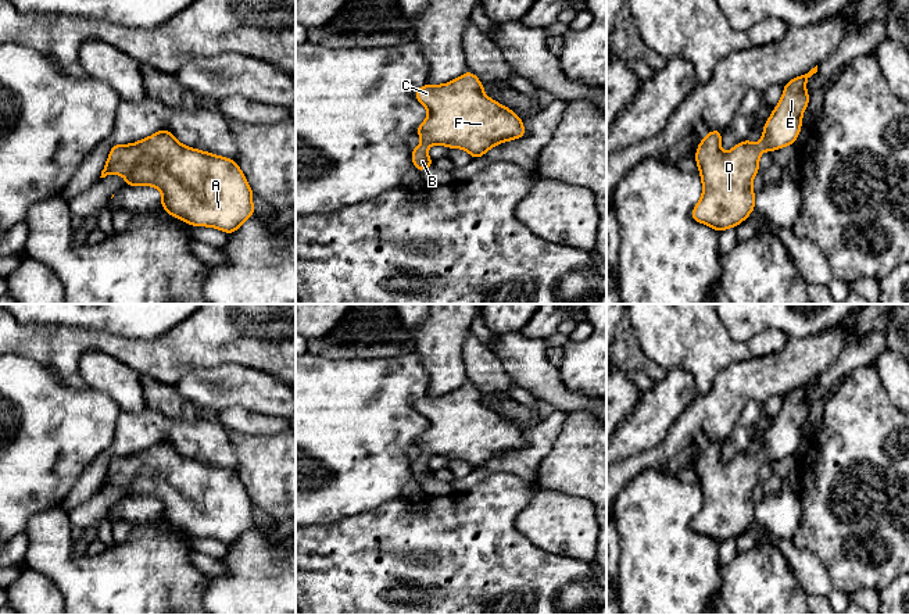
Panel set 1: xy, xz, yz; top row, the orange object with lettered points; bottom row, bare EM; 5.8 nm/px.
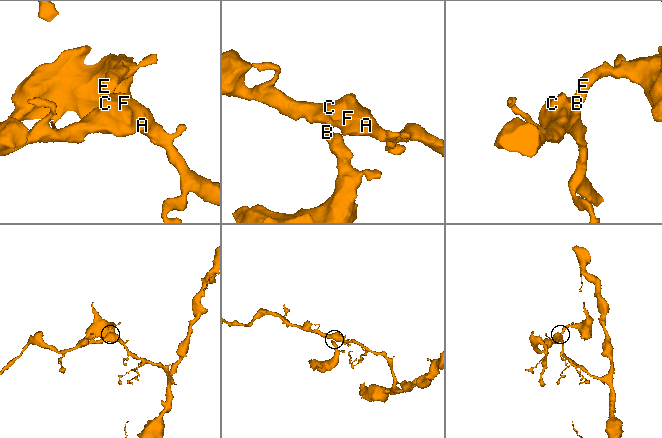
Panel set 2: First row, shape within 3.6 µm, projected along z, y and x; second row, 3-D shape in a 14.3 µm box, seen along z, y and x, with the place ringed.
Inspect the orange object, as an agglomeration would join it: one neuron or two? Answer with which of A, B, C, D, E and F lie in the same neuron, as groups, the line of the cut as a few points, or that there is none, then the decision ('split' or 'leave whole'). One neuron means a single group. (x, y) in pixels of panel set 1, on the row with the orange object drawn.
A B C D E F | no cut | leave whole

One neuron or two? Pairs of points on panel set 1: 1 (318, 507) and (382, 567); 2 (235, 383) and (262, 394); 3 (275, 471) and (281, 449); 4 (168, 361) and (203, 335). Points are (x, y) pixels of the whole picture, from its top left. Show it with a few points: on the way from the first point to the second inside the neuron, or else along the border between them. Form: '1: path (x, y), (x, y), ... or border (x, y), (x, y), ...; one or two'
1: border (364, 511), (336, 521), (314, 522), (310, 525); two
2: path (242, 388), (256, 390); one
3: path (281, 465), (281, 454); one
4: path (176, 353), (194, 343); one

